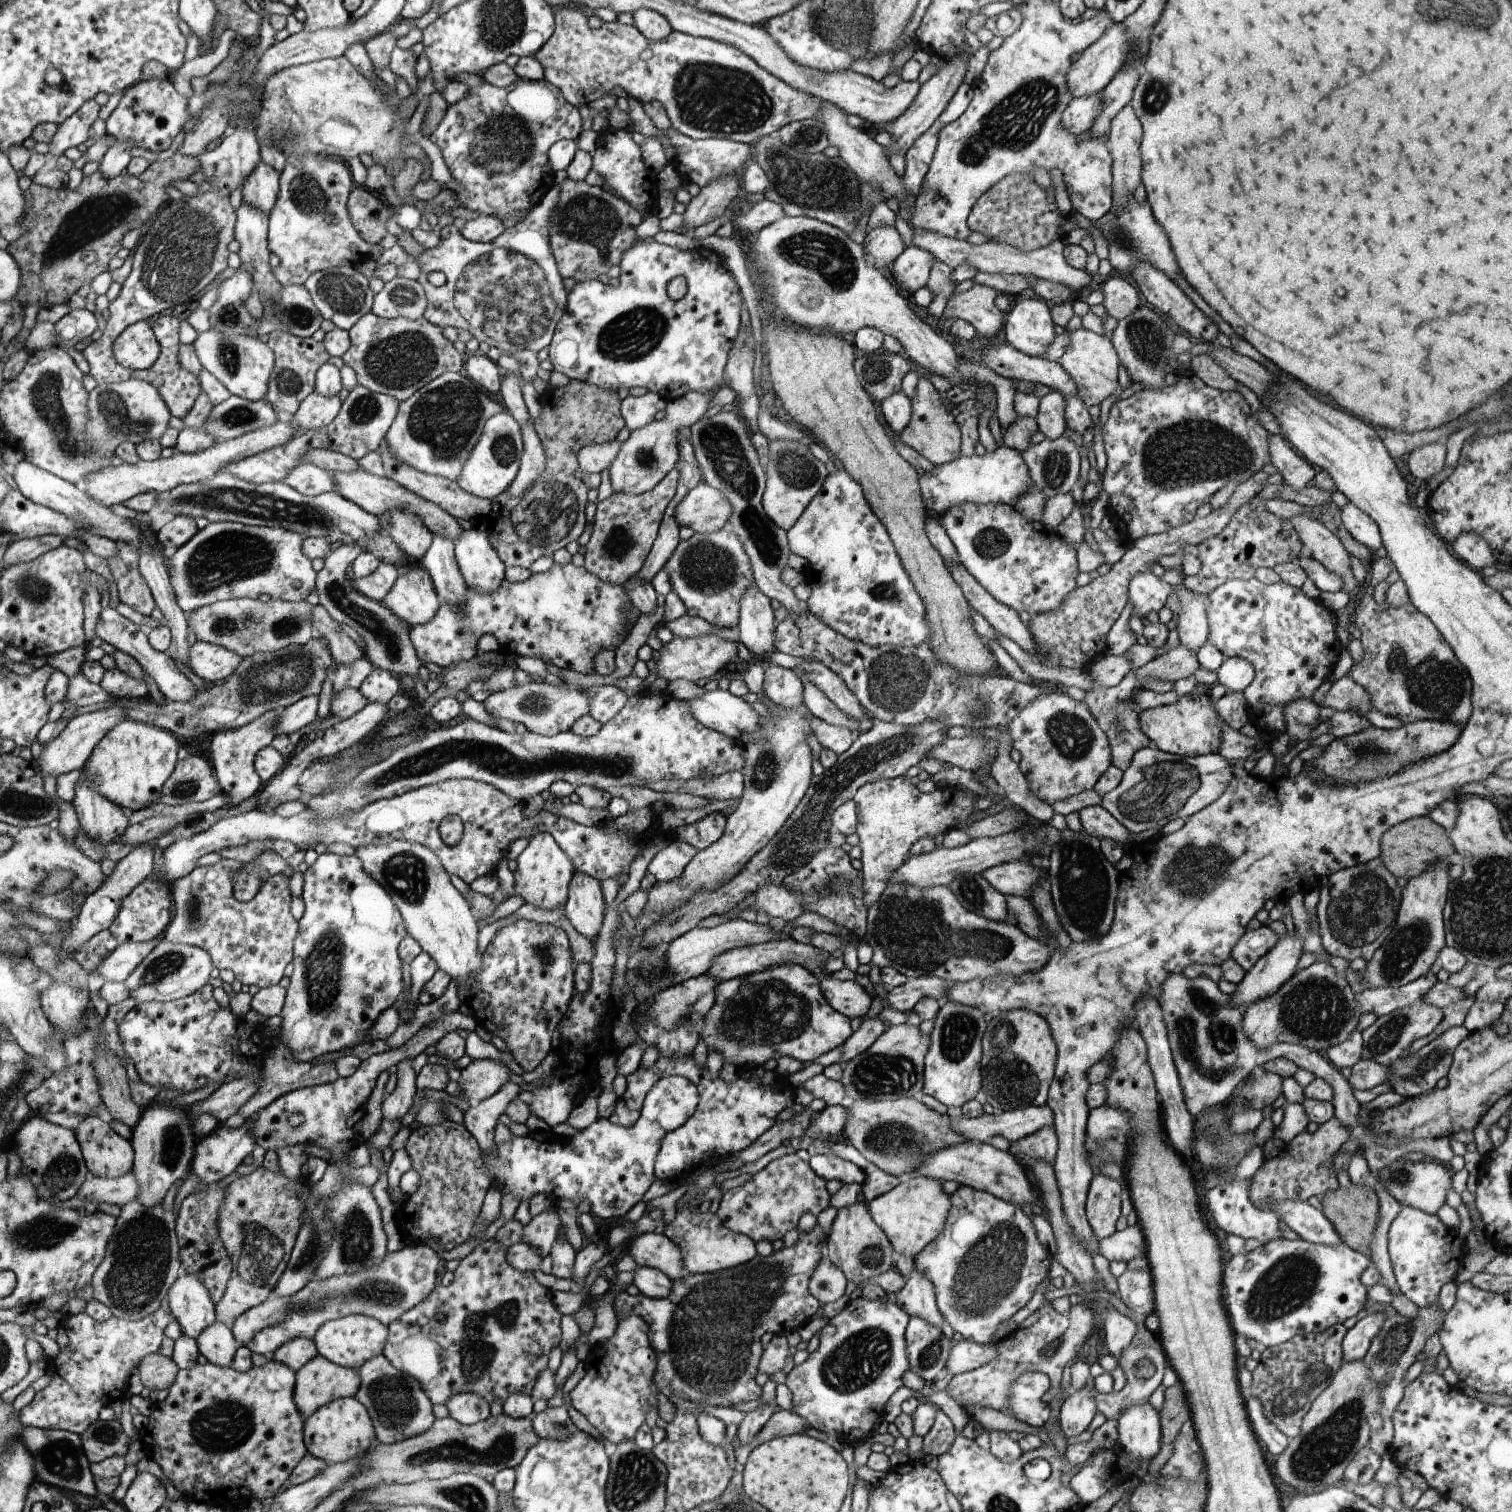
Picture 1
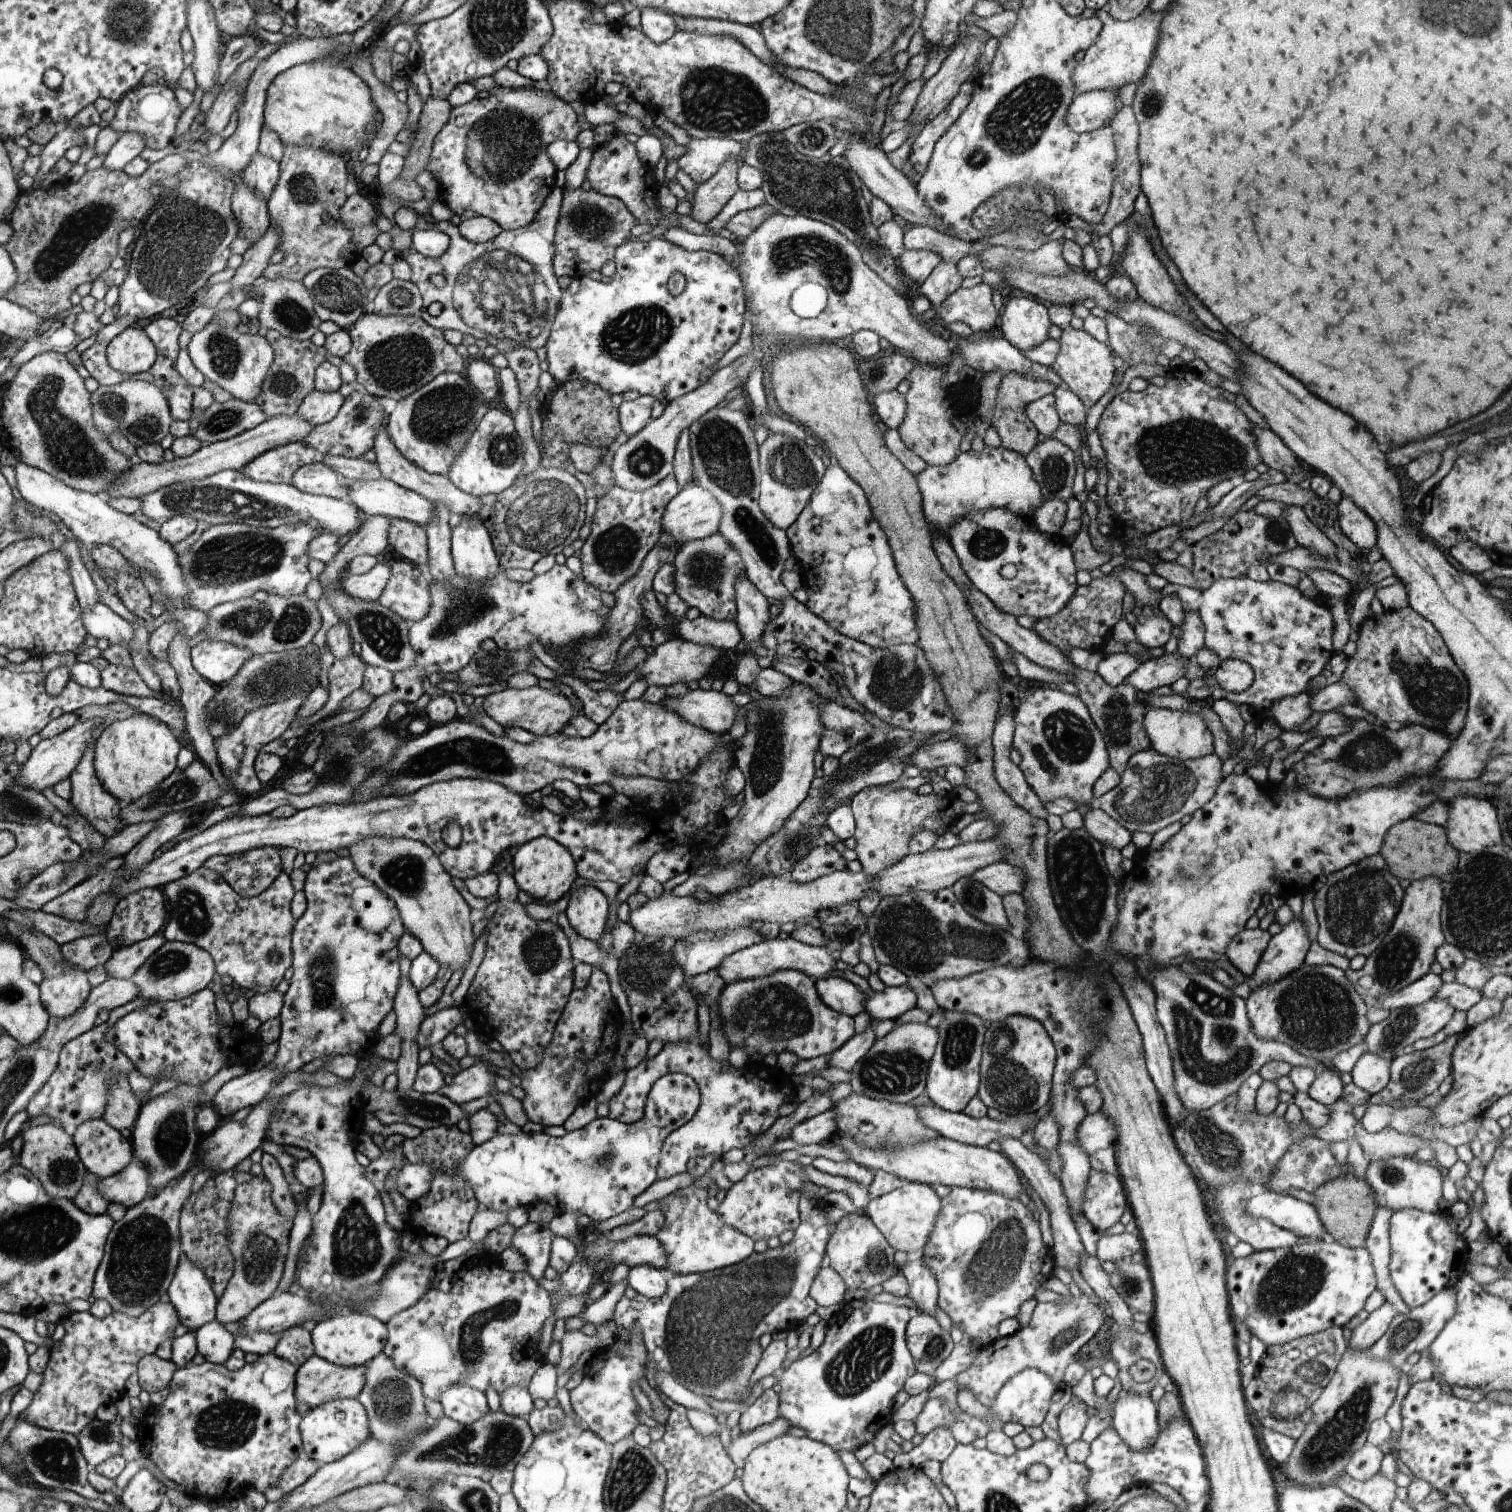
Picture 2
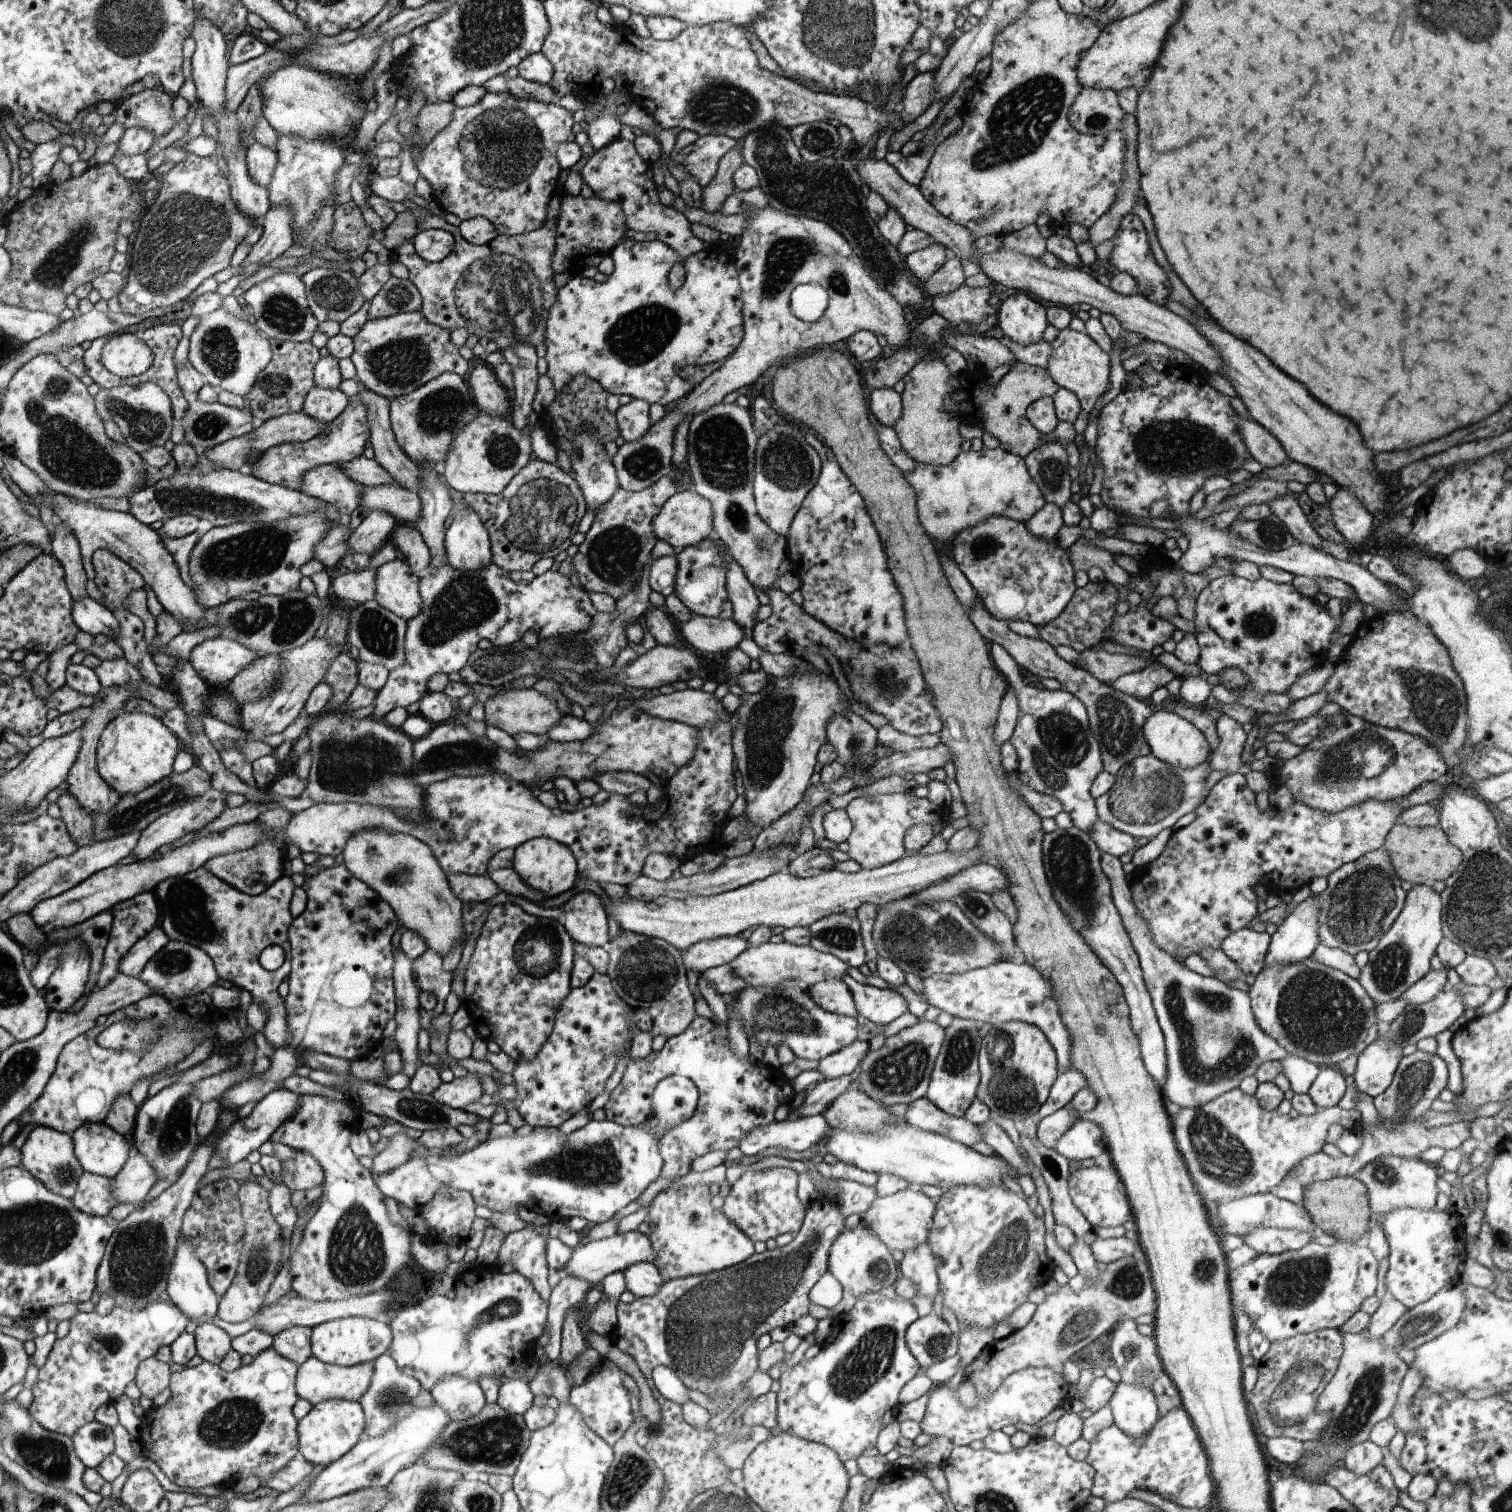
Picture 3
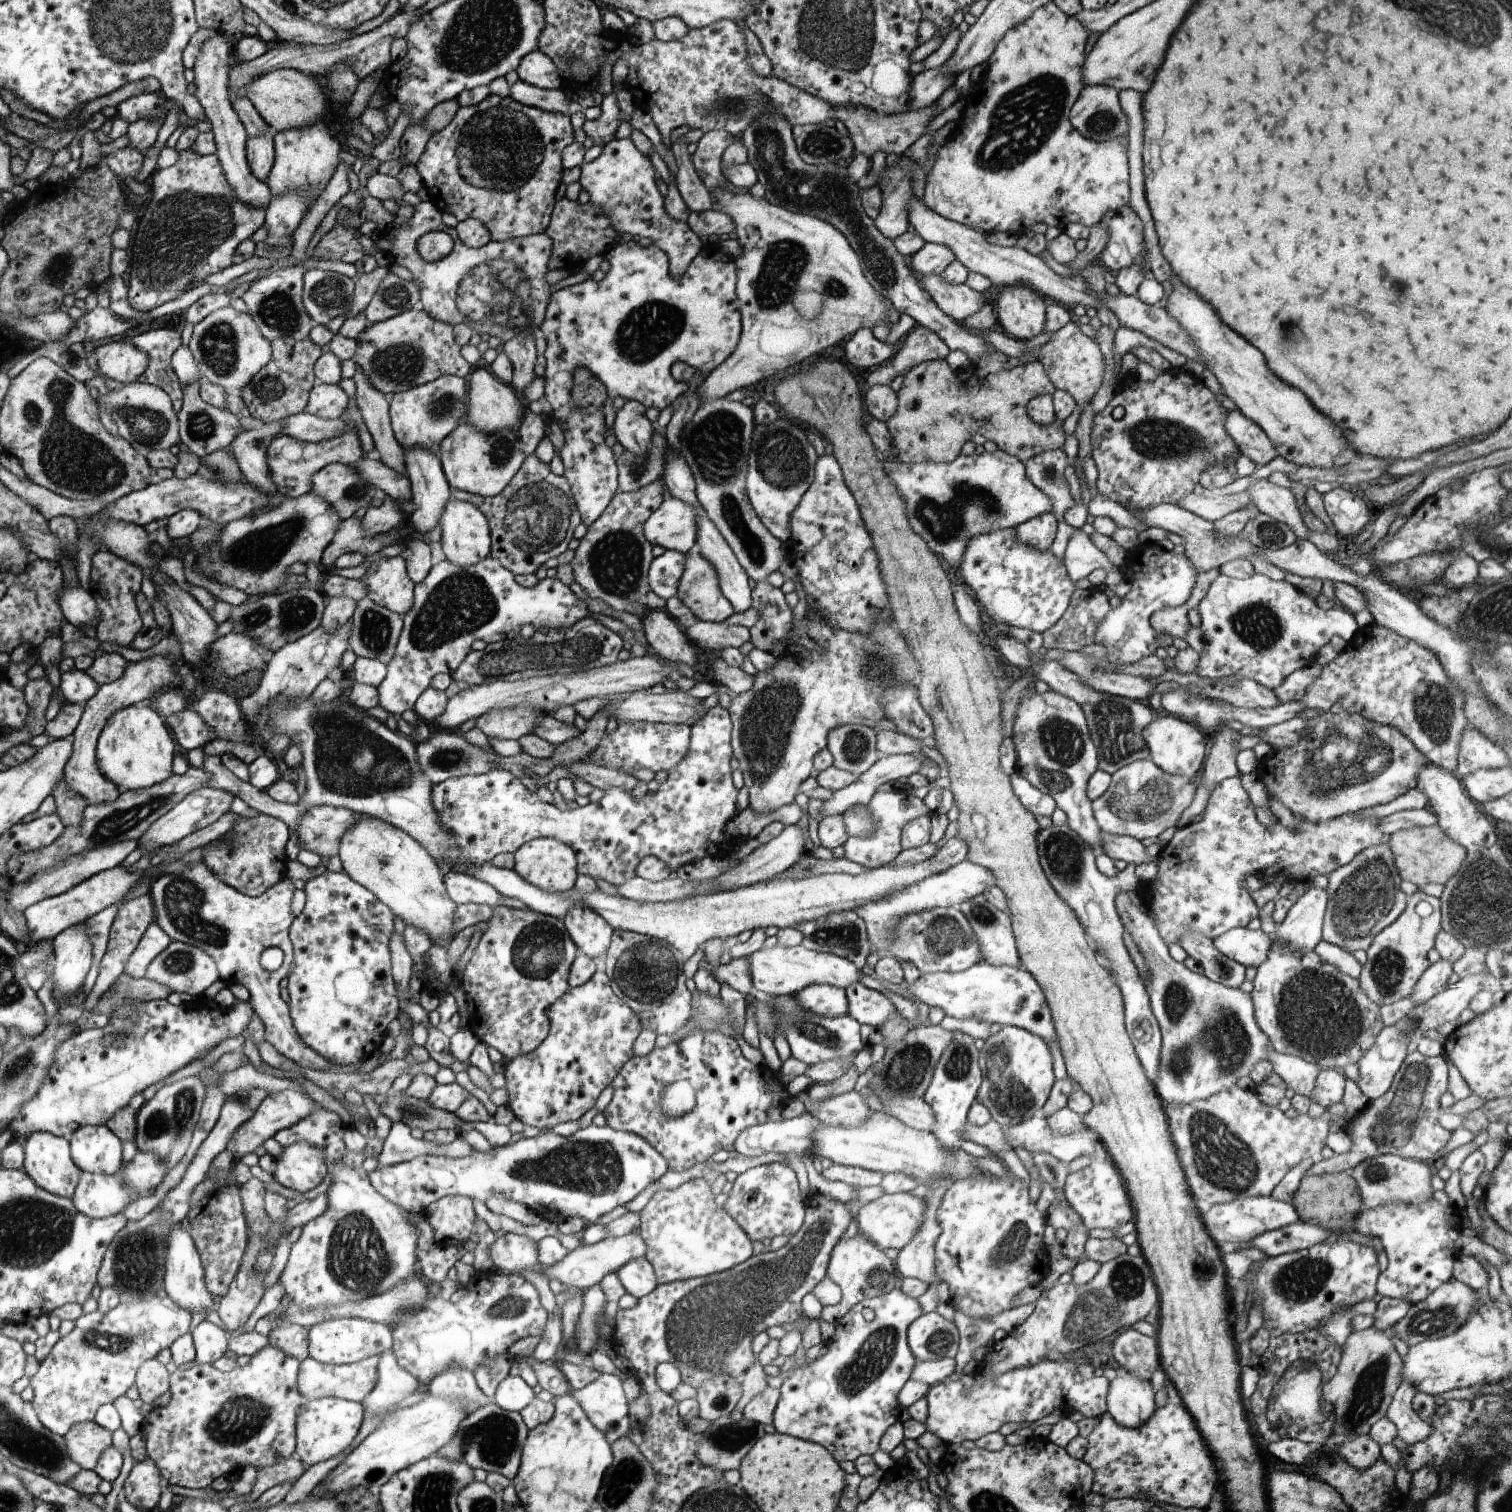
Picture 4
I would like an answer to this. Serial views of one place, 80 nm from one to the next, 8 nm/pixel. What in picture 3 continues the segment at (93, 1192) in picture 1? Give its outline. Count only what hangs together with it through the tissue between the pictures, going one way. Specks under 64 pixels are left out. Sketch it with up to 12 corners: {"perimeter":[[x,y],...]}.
{"perimeter":[[133,1150],[111,1178],[120,1203],[140,1204],[156,1182],[147,1158]]}

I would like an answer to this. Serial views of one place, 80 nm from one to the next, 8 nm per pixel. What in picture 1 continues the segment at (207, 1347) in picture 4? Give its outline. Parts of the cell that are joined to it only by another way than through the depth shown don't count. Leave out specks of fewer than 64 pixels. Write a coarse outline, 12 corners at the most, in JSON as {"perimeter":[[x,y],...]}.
{"perimeter":[[220,1320],[196,1339],[208,1363],[230,1367],[238,1350]]}

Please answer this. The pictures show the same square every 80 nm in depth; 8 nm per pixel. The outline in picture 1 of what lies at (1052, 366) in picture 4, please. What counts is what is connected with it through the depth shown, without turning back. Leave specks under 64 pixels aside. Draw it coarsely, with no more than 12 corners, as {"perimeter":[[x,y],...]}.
{"perimeter":[[1081,328],[1059,363],[1089,409],[1119,393],[1112,341]]}

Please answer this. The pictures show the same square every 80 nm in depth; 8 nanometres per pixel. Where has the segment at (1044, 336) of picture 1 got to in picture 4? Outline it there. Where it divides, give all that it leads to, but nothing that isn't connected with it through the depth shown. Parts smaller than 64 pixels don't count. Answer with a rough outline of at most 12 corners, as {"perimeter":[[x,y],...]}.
{"perimeter":[[1018,284],[1000,293],[997,328],[1029,341],[1043,332],[1047,300]]}

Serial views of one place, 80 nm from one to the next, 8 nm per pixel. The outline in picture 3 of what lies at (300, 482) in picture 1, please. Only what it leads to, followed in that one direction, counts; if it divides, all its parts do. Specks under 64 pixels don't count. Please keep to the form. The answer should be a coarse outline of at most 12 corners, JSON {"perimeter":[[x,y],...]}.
{"perimeter":[[338,465],[308,469],[302,490],[336,505],[345,519],[361,510],[364,486]]}

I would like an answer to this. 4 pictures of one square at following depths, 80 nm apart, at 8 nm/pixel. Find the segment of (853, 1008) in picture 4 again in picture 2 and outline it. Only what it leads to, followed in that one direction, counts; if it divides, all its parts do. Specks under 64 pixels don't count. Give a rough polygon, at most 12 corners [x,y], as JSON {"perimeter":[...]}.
{"perimeter":[[910,985],[869,988],[865,1012],[874,1020],[900,1018],[917,1007]]}

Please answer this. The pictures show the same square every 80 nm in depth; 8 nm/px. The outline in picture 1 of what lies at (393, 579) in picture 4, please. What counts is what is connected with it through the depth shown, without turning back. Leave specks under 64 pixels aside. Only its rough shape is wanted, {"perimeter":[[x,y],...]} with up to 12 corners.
{"perimeter":[[419,564],[400,570],[382,603],[409,628],[441,605]]}

